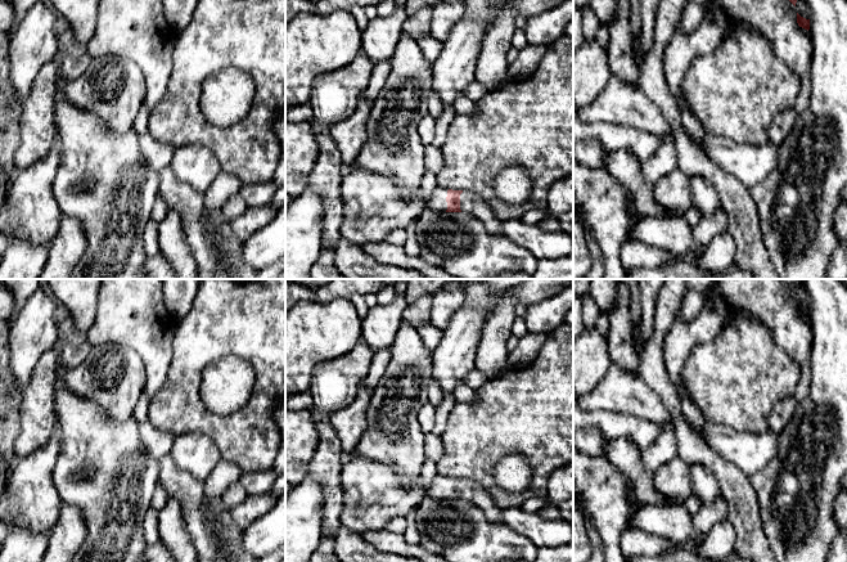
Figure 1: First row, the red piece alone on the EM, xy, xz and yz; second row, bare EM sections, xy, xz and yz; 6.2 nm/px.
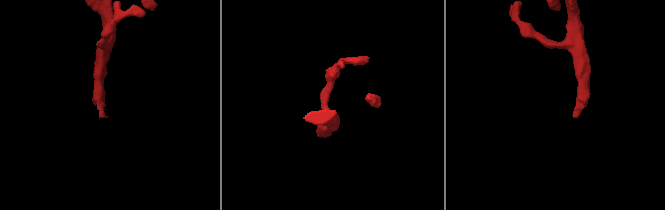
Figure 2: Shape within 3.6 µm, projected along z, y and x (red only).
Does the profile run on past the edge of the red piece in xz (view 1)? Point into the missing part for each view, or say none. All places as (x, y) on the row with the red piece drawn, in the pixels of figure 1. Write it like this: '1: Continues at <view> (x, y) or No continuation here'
1: Continues at xz (471, 203)

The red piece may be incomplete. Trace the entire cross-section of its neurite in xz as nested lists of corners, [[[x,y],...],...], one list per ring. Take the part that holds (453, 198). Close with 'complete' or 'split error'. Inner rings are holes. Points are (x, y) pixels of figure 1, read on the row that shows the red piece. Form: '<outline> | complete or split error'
[[[437,186],[428,201],[428,208],[473,215],[483,224],[487,233],[503,235],[503,221],[495,216],[487,202],[474,193]]] | split error

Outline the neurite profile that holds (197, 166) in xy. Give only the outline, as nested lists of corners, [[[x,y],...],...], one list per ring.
[[[184,144],[175,149],[170,168],[180,181],[204,193],[221,174],[217,157],[206,147]]]

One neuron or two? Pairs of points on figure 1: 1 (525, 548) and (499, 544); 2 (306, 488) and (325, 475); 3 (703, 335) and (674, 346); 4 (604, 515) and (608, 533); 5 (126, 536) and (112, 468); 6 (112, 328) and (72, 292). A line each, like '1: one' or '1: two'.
1: one
2: two
3: one
4: one
5: one
6: two

